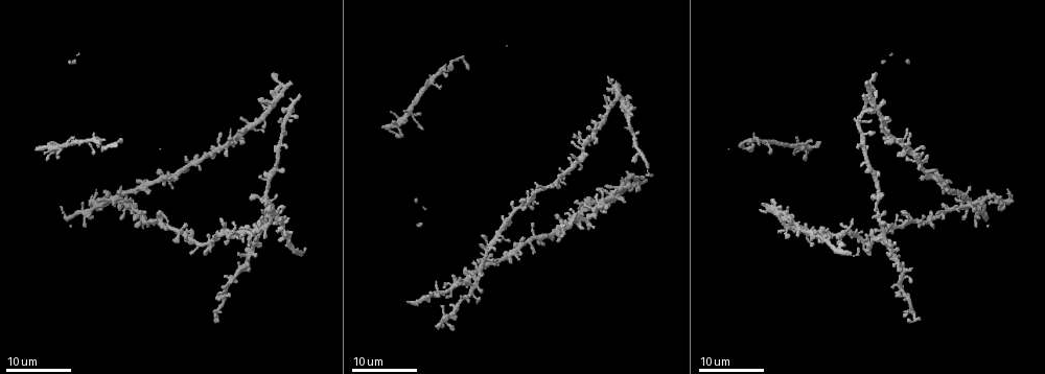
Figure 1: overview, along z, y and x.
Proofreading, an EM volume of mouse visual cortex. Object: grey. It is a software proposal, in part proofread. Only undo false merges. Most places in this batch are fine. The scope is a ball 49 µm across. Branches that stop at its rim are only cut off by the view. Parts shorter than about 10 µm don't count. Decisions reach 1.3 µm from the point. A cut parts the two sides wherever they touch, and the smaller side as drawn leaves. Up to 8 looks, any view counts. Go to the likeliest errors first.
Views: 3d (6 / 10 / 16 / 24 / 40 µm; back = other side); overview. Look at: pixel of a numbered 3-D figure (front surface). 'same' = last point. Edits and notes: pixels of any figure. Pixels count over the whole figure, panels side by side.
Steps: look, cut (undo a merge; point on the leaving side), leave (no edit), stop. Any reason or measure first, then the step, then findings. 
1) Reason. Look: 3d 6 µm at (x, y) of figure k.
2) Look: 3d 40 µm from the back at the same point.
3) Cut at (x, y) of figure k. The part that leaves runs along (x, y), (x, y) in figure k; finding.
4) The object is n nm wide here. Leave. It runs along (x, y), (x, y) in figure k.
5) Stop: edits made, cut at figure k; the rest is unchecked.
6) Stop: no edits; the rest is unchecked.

Look: 3d 24 µm at (895, 223) of figure 1.

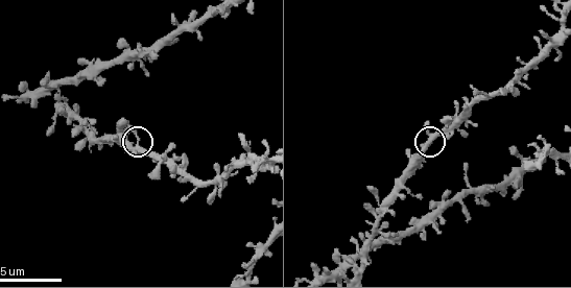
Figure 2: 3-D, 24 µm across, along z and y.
Look: 3d 10 µm at (138, 147) of figure 2.

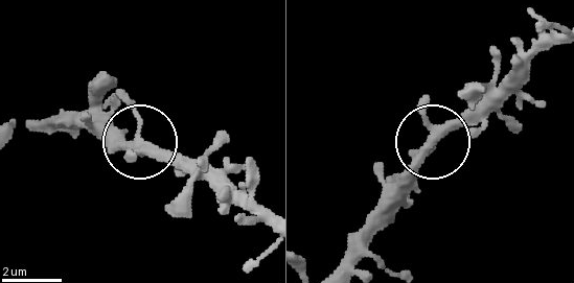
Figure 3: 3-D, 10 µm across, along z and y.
From behind. Look: 3d 10 µm from the back at (430, 144) of figure 3.

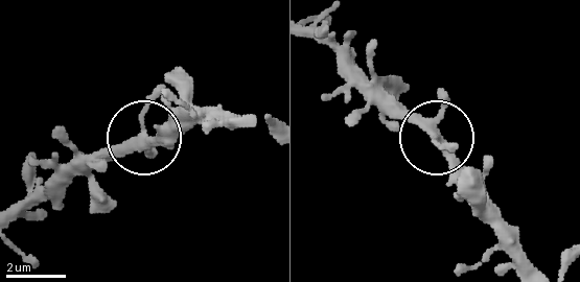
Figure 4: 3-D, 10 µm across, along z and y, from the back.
The side arm is 44 µm long. Leave. One cell here.

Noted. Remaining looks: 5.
Branch point. Look: 3d 16 µm at (350, 266) of figure 2.

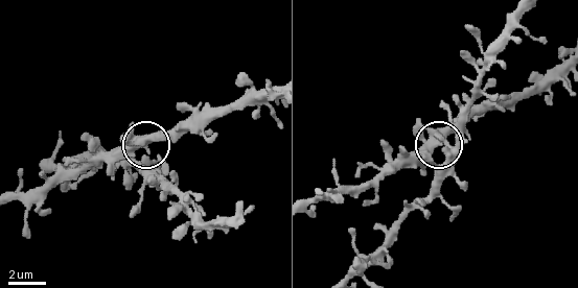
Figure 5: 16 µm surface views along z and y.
The side arm is 14 µm long. Leave. Continuous, no second cell.

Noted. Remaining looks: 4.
Look: 3d 10 µm at (122, 55) of figure 2.

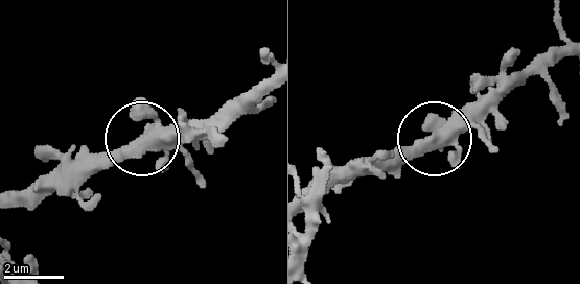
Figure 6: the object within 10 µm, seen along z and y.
The side arm is 74 µm long. Leave. It runs along (139, 145), (123, 145), (89, 175) in figure 6; one cell here.

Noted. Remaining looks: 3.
Sudden change in width. Look: 3d 6 µm at (89, 134) of figure 2.

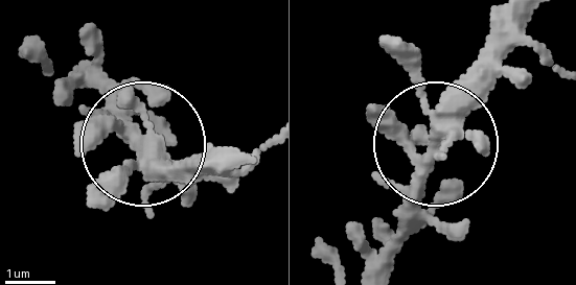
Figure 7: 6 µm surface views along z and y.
The object is 330 nm wide here. Leave. It runs along (377, 265), (423, 190), (435, 141), (523, 45) in figure 7; one cell here.

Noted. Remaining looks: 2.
Stop: no edits; the rest is unchecked.

